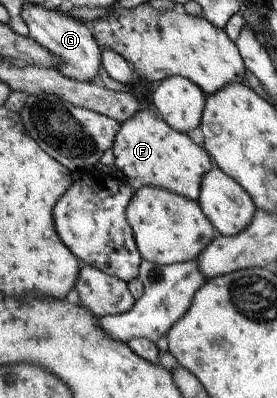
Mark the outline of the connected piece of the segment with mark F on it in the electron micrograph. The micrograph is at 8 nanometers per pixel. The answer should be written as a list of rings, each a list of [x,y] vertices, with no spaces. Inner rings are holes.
[[[151,110],[136,111],[132,116],[119,123],[119,129],[114,135],[110,149],[114,158],[114,166],[122,172],[125,182],[133,191],[142,185],[152,185],[196,201],[199,193],[200,179],[213,166],[212,160],[204,148],[196,145],[186,133],[179,133],[170,128],[158,116],[158,113]]]

